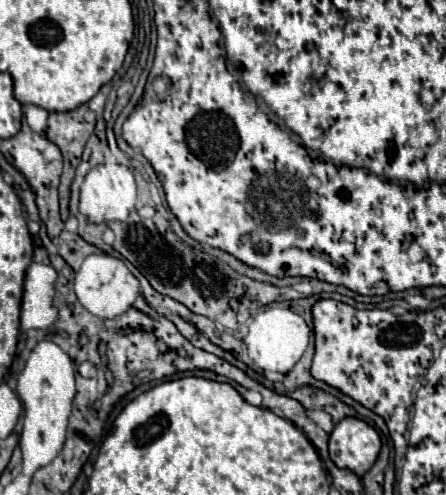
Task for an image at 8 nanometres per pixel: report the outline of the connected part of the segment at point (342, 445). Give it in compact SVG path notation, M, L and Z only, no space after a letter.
M347 416L339 424L335 424L333 432L329 434L329 456L339 468L349 468L357 476L363 476L377 460L377 454L381 450L381 438L365 420Z

